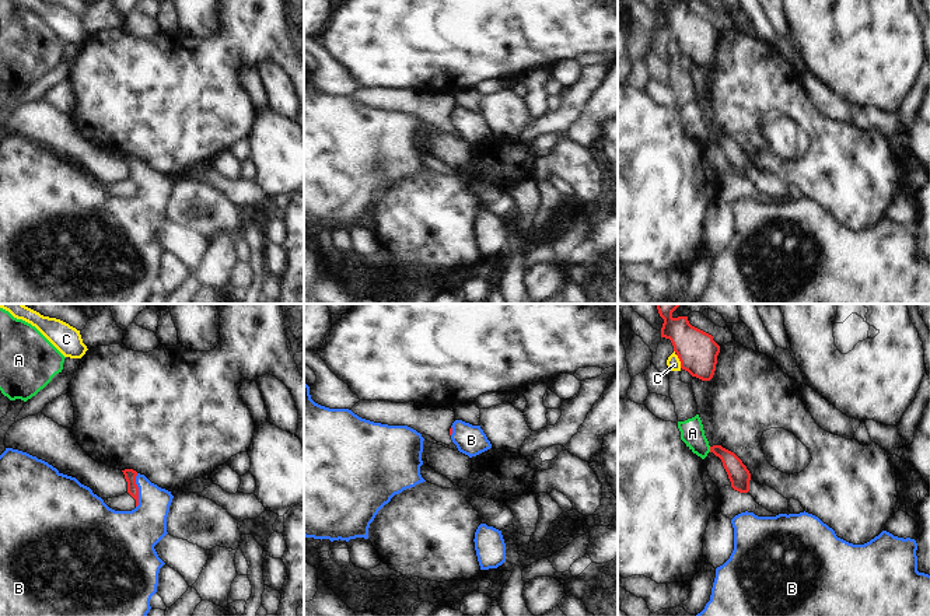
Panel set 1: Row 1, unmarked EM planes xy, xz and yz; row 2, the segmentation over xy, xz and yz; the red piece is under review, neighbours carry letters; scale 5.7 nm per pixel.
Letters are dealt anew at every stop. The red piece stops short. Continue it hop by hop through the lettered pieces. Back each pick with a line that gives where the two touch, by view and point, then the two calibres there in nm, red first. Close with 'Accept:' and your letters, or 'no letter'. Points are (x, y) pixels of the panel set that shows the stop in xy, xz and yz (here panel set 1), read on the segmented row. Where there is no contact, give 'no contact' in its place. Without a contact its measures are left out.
B: xy (137, 490) | 70/280 nm
Accept: B

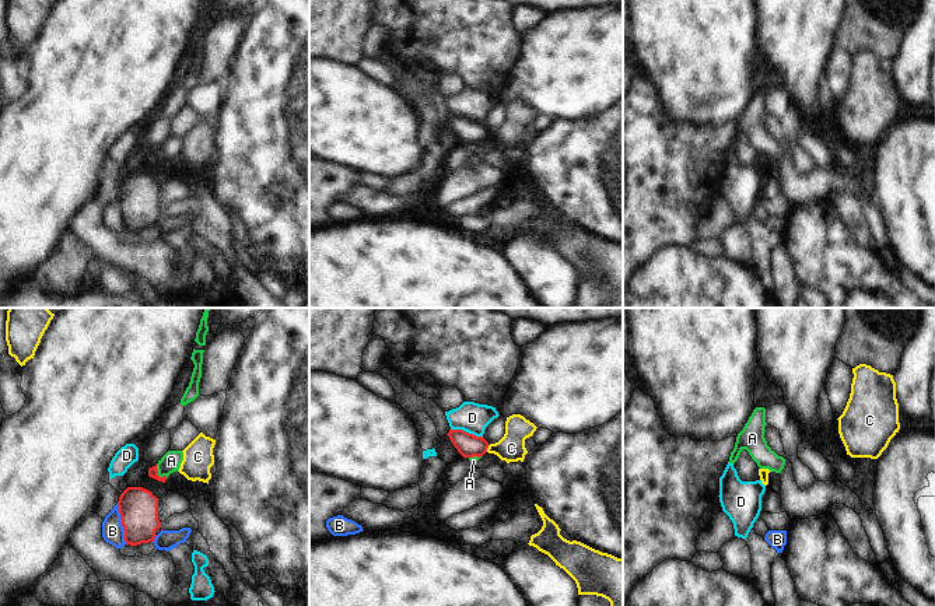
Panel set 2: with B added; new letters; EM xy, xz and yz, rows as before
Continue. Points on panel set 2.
Accept: no letter

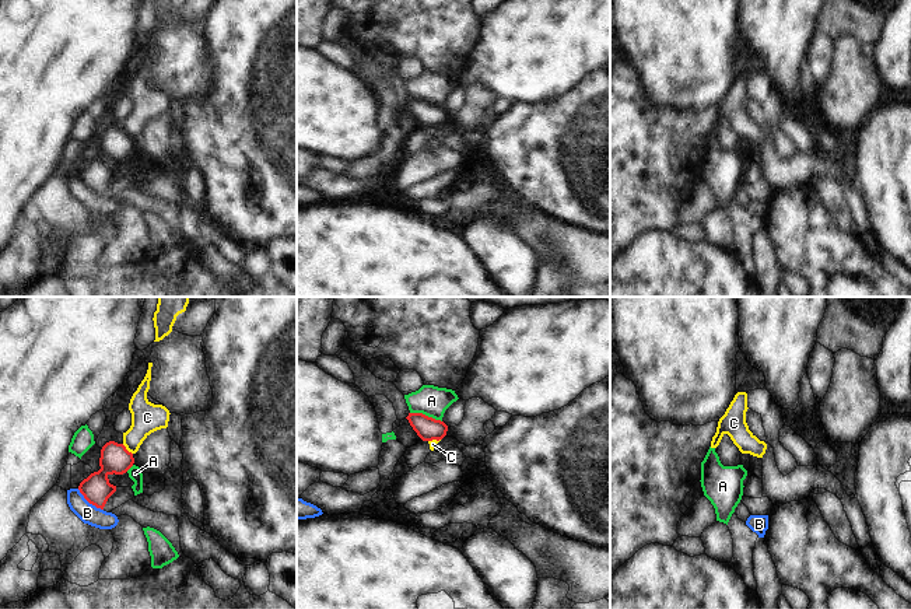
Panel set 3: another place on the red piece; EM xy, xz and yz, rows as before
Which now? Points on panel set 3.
Accept: no letter

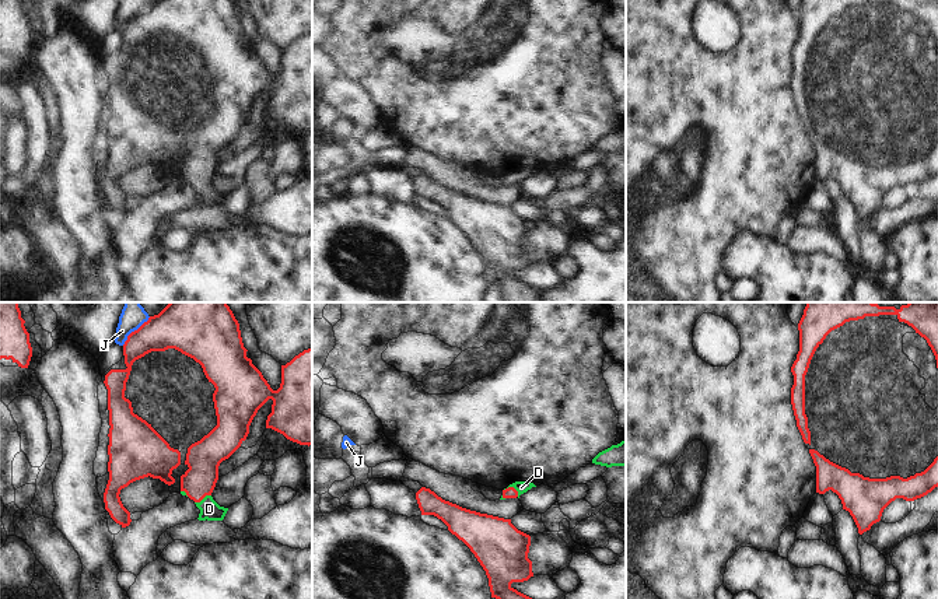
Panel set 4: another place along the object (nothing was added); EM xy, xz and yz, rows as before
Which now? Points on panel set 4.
D: xz (513, 487) | 60/70 nm
Accept: D

